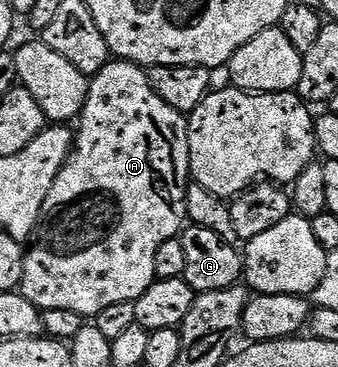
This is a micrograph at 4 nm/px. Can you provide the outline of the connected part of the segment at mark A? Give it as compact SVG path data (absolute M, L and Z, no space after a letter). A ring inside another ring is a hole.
M110 59L103 70L99 70L89 81L89 93L85 109L81 111L79 123L75 128L73 150L67 162L59 170L55 182L51 186L51 194L47 194L47 202L43 202L41 219L36 233L26 251L25 265L21 275L20 295L27 298L35 307L50 312L51 310L75 310L75 314L86 318L96 318L107 306L115 306L115 302L134 302L157 279L155 274L155 253L163 242L174 239L186 227L185 199L191 183L189 170L189 121L186 113L175 110L175 106L167 106L149 81L149 74L140 64L133 64L129 60Z

